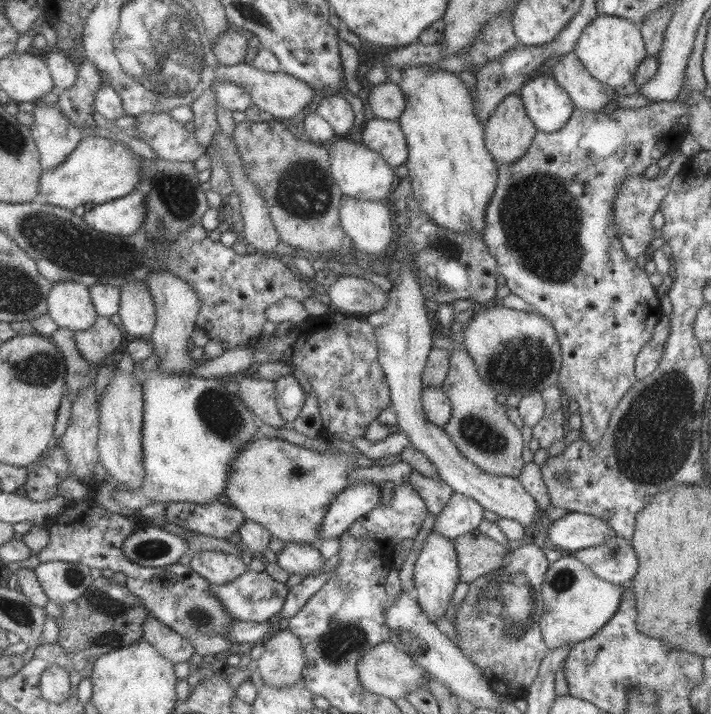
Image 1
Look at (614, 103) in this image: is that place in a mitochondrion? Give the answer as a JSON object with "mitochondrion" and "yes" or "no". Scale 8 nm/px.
{"mitochondrion":"no"}

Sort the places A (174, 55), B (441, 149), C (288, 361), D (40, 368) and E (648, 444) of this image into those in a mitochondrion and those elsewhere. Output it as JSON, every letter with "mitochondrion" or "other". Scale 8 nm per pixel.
{"A":"mitochondrion","B":"other","C":"other","D":"mitochondrion","E":"mitochondrion"}

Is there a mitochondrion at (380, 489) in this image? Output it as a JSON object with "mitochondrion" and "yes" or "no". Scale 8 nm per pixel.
{"mitochondrion":"no"}

